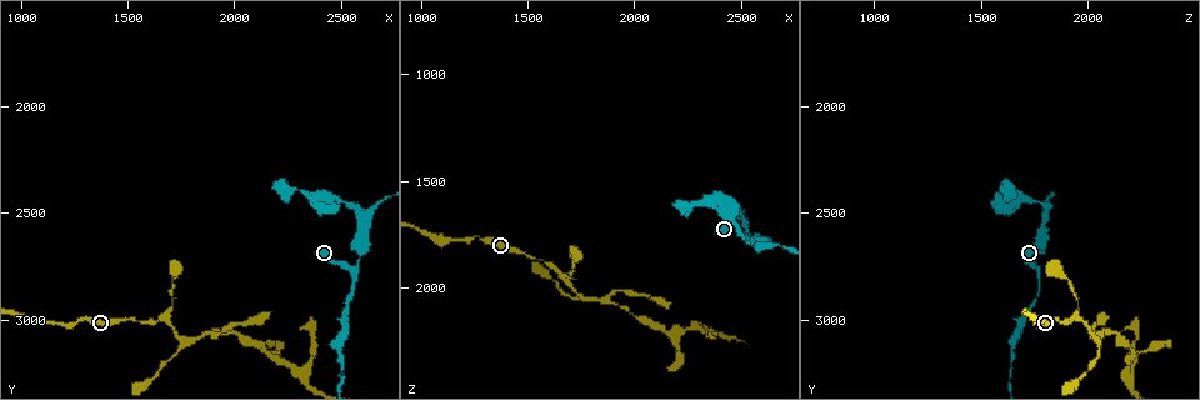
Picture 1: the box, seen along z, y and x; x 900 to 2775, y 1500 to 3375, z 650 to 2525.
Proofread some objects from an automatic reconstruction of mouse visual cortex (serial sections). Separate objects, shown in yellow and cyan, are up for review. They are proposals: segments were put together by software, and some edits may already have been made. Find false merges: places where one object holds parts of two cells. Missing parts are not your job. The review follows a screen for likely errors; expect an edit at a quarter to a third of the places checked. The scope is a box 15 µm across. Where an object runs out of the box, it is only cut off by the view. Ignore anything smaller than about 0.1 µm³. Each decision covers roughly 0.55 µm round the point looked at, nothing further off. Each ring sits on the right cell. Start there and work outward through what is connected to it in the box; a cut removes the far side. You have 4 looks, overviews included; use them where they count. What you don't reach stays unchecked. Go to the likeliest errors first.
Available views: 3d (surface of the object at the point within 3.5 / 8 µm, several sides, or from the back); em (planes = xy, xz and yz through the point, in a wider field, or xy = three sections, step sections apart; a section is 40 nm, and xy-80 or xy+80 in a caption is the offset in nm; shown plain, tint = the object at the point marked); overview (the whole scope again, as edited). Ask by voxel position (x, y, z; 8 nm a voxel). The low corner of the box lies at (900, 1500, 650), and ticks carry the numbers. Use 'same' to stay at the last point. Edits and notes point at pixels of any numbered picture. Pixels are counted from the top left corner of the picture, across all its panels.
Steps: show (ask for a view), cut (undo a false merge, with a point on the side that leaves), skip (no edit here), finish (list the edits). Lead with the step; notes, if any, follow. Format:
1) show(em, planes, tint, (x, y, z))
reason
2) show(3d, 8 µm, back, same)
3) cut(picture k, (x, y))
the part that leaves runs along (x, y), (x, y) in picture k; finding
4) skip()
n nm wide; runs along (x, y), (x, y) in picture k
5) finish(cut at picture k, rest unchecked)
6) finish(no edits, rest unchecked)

show(3d, 3.5 µm, (2540, 2760, 1750))
calibre changes

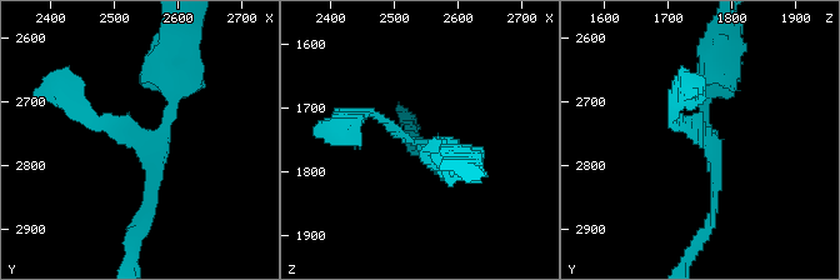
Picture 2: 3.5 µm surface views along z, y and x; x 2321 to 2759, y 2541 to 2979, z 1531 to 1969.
show(em, xy, step 3, tint, (2545, 2755, 1755))

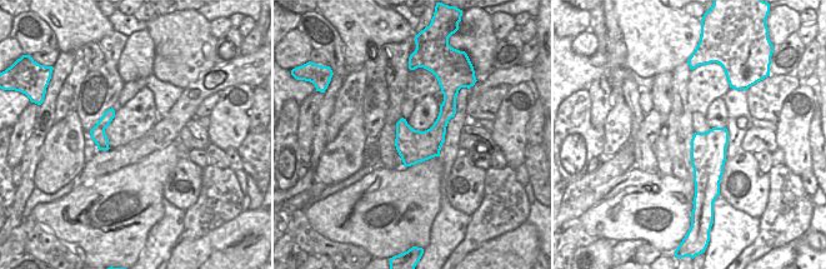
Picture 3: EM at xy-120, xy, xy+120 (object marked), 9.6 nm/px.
skip()
runs along (75, 106), (121, 138), (159, 134), (183, 80) in picture 2; all the same cell

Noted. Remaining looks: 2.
show(em, xy, step 5, tint, (1660, 2990, 1960))
three-way junction

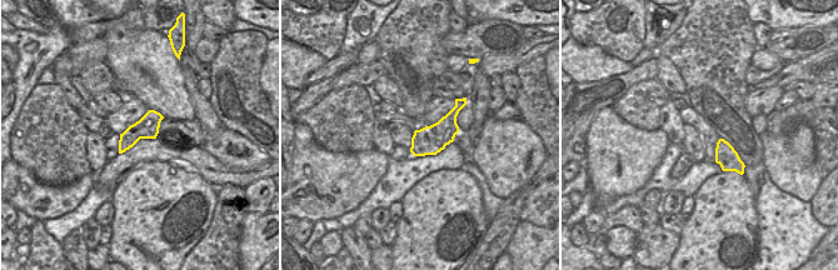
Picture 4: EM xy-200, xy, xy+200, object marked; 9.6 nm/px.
show(3d, 3.5 µm, same)
see where the arms go

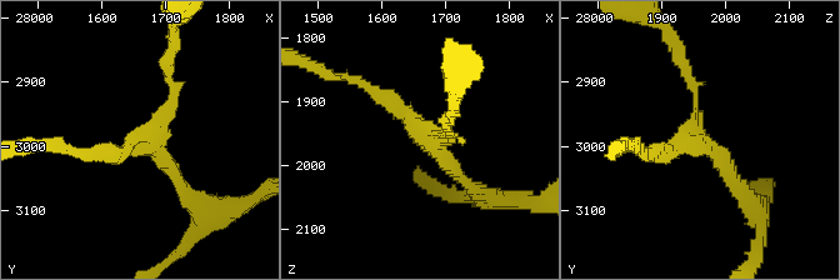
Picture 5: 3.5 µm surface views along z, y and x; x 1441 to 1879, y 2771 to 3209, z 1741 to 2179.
skip()
3 arms; runs along (358, 80), (408, 115), (465, 183) in picture 5; continuous, no second cell

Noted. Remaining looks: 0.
finish(no edits, rest unchecked)

